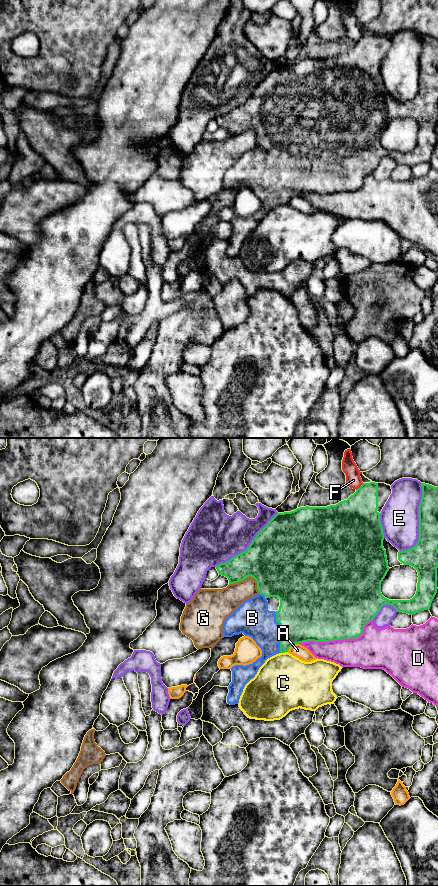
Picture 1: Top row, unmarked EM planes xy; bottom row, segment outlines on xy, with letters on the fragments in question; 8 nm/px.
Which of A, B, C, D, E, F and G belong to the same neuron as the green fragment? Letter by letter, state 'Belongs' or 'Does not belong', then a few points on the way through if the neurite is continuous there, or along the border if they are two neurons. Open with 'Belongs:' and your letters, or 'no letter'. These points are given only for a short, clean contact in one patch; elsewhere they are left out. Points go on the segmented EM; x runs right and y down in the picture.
Belongs: B
A: Does not belong
B: Belongs
C: Does not belong
D: Does not belong
E: Does not belong
F: Does not belong
G: Does not belong

